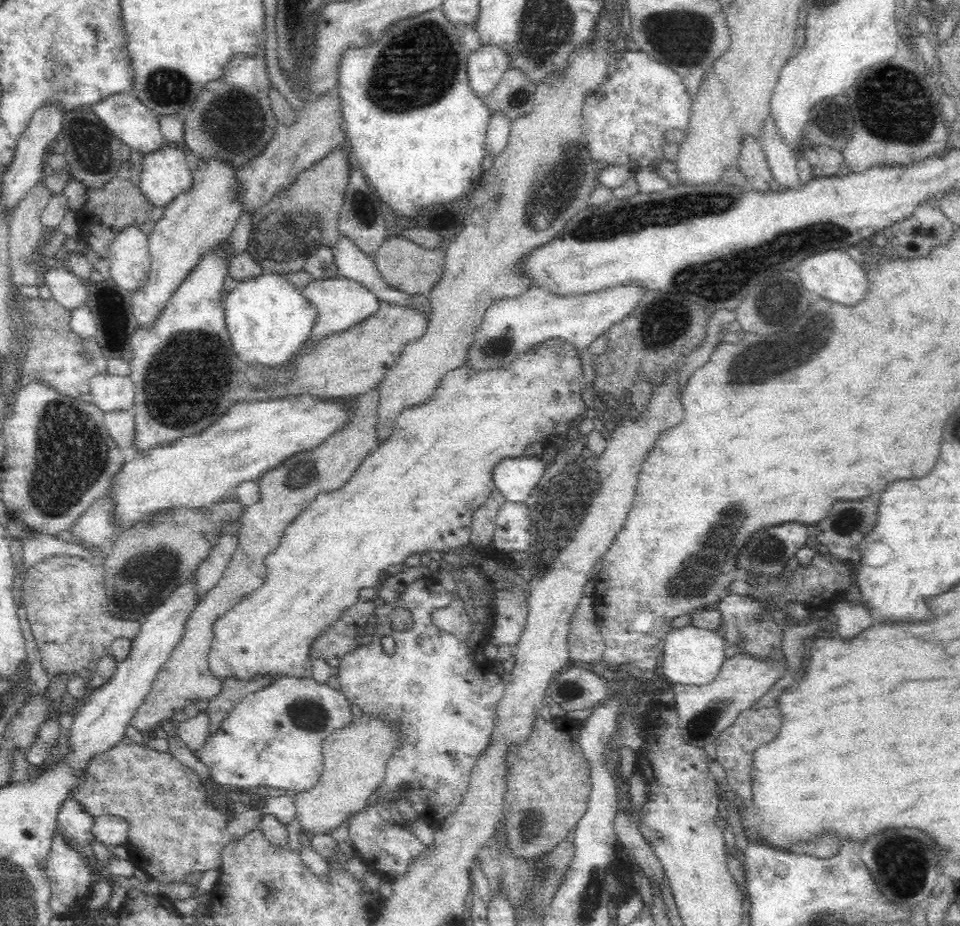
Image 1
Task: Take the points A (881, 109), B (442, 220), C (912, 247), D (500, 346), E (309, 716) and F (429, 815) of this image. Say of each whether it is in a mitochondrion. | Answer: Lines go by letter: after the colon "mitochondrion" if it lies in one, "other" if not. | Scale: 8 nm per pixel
A: mitochondrion
B: other
C: other
D: mitochondrion
E: mitochondrion
F: other

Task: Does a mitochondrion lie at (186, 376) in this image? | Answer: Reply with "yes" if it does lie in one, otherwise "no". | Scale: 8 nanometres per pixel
yes

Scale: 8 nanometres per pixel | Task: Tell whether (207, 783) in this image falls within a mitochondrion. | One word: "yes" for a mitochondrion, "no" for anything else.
no

